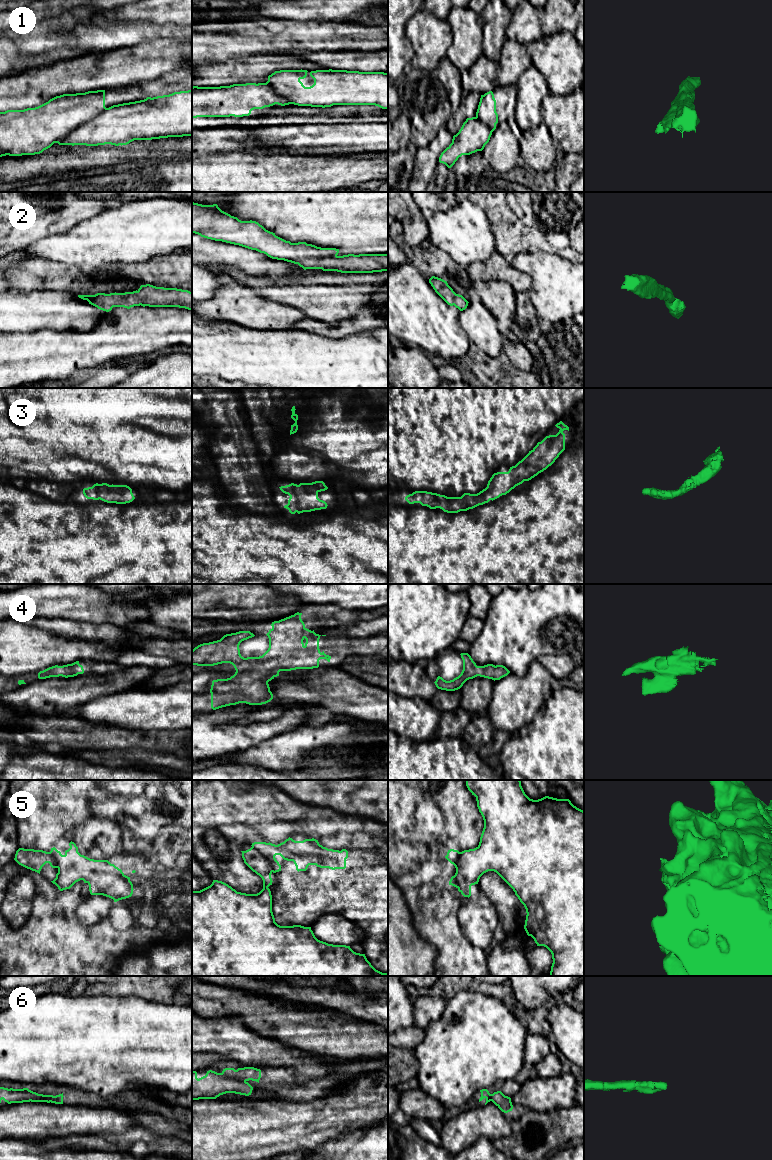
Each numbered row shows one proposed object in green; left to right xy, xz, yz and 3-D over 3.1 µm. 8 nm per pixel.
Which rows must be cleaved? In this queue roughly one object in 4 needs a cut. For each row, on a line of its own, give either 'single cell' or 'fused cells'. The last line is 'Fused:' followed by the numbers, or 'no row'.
1: fused cells
2: single cell
3: single cell
4: single cell
5: fused cells
6: fused cells
Fused: 1, 5, 6

